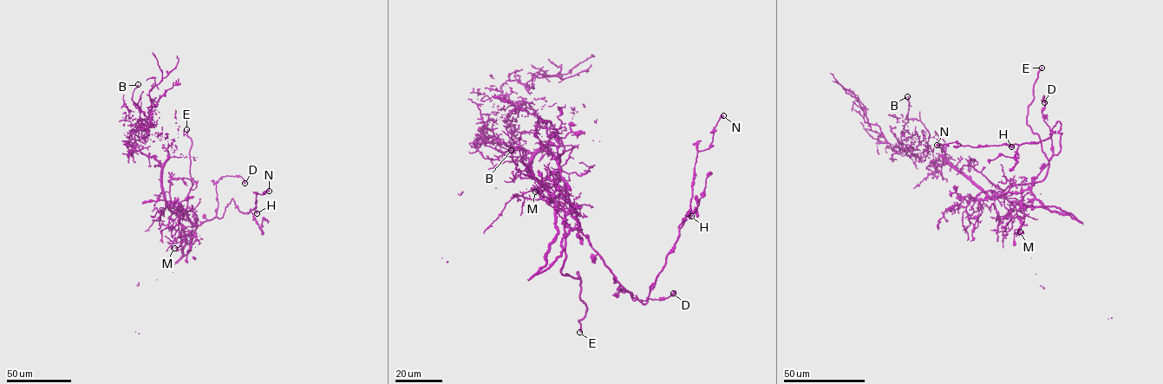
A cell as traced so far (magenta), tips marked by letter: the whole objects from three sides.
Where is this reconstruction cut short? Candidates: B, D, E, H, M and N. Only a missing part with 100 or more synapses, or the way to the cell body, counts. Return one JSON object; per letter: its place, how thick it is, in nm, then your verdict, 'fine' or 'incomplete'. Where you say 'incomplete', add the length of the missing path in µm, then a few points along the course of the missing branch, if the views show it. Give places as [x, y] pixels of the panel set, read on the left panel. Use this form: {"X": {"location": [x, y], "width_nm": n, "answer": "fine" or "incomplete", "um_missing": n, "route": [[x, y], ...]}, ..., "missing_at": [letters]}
{"B": {"location": [138, 84], "width_nm": 360, "answer": "fine"}, "D": {"location": [245, 183], "width_nm": 400, "answer": "fine"}, "E": {"location": [186, 129], "width_nm": 420, "answer": "incomplete", "um_missing": 60, "route": [[186, 129], [186, 116], [205, 84], [204, 78]]}, "H": {"location": [257, 213], "width_nm": 700, "answer": "fine"}, "M": {"location": [174, 248], "width_nm": 100, "answer": "fine"}, "N": {"location": [269, 191], "width_nm": 600, "answer": "fine"}, "missing_at": ["E"]}

